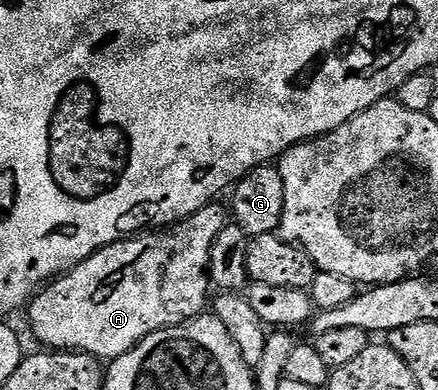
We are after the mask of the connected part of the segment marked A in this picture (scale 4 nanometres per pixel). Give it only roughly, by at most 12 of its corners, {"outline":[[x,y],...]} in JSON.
{"outline":[[217,202],[108,244],[27,308],[112,362],[202,315]]}

